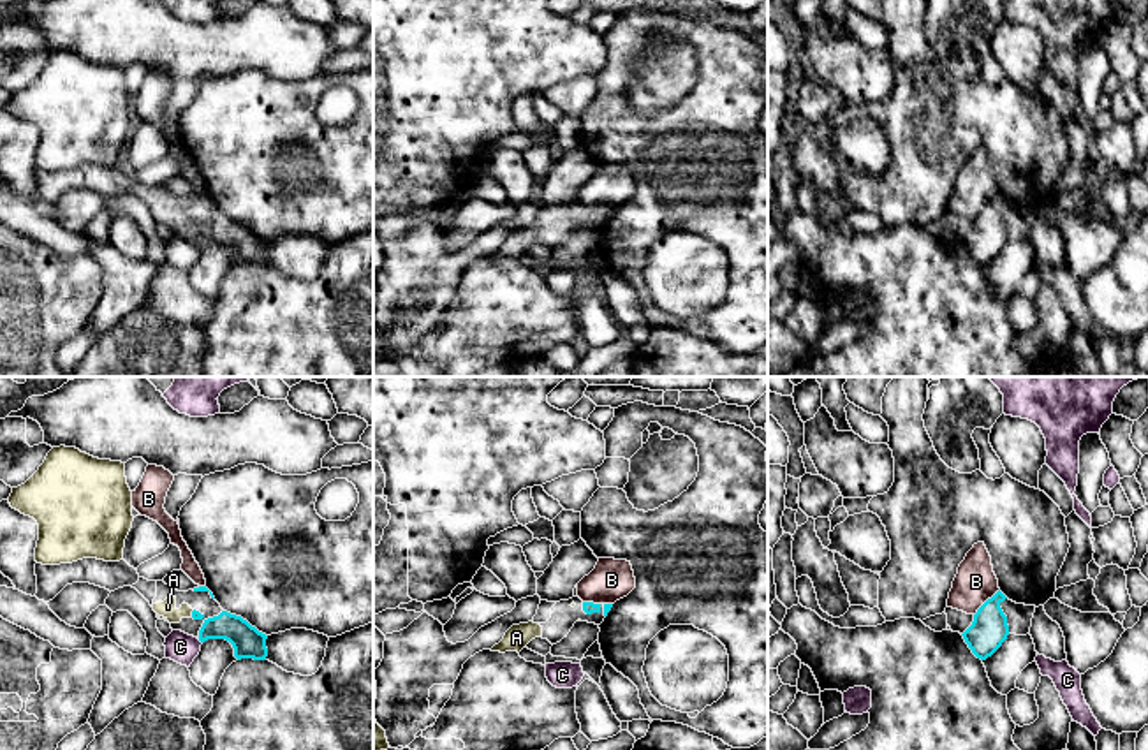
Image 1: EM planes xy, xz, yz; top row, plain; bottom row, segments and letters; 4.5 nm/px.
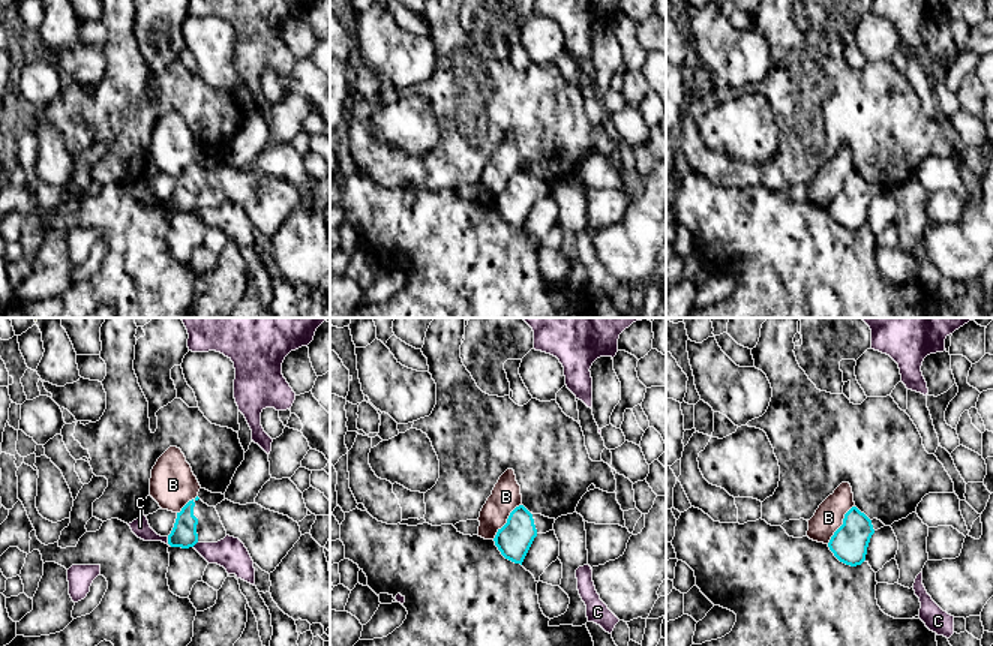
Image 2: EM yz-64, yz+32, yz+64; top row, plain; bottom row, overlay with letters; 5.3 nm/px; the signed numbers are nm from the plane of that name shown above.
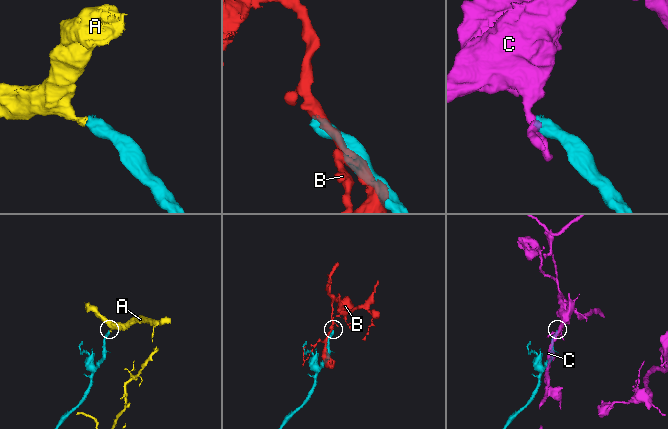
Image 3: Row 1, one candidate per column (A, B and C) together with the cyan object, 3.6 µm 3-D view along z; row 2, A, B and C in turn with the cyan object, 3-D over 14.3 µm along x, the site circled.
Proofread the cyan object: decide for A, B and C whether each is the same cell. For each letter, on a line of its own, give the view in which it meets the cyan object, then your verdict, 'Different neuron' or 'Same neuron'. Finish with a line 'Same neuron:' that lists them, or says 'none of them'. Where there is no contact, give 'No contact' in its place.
A: Touches cyan in xy. Same neuron
B: Touches cyan in yz. Different neuron
C: No contact. Different neuron
Same neuron: A

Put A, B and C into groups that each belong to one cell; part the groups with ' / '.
A / B / C

